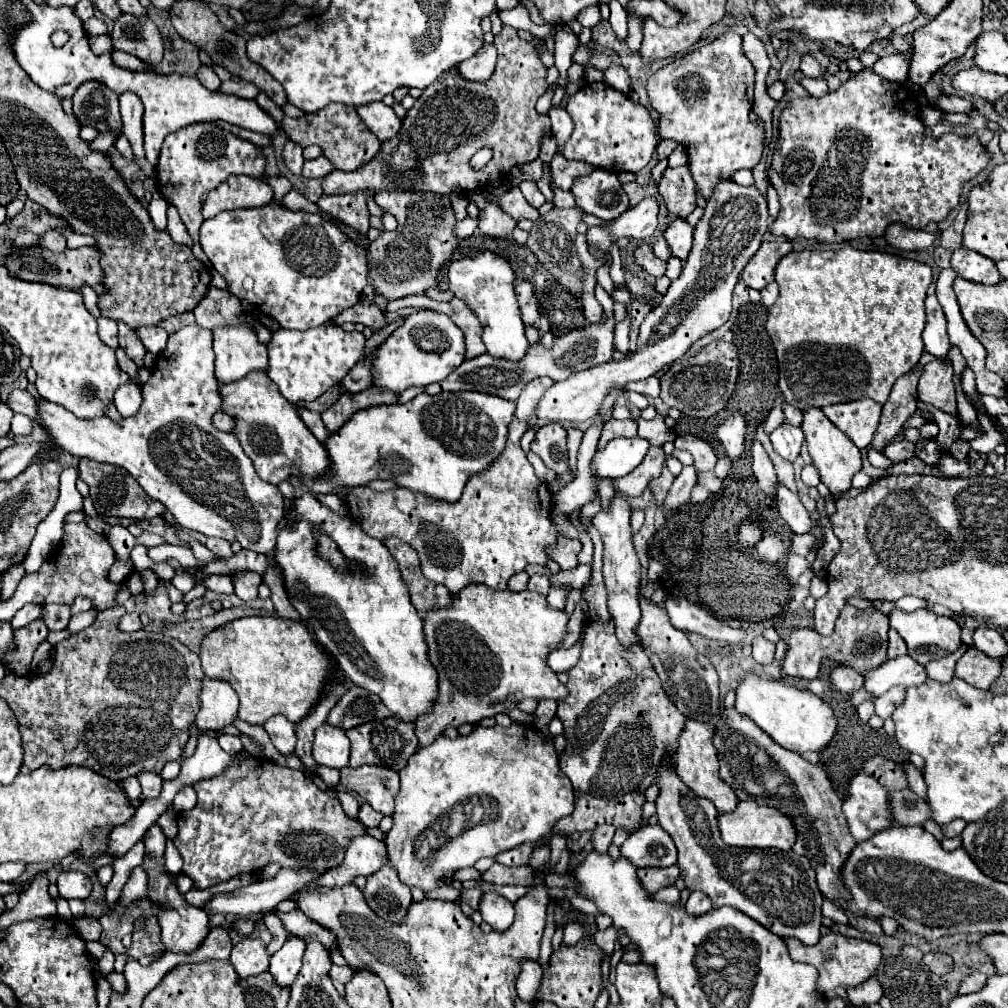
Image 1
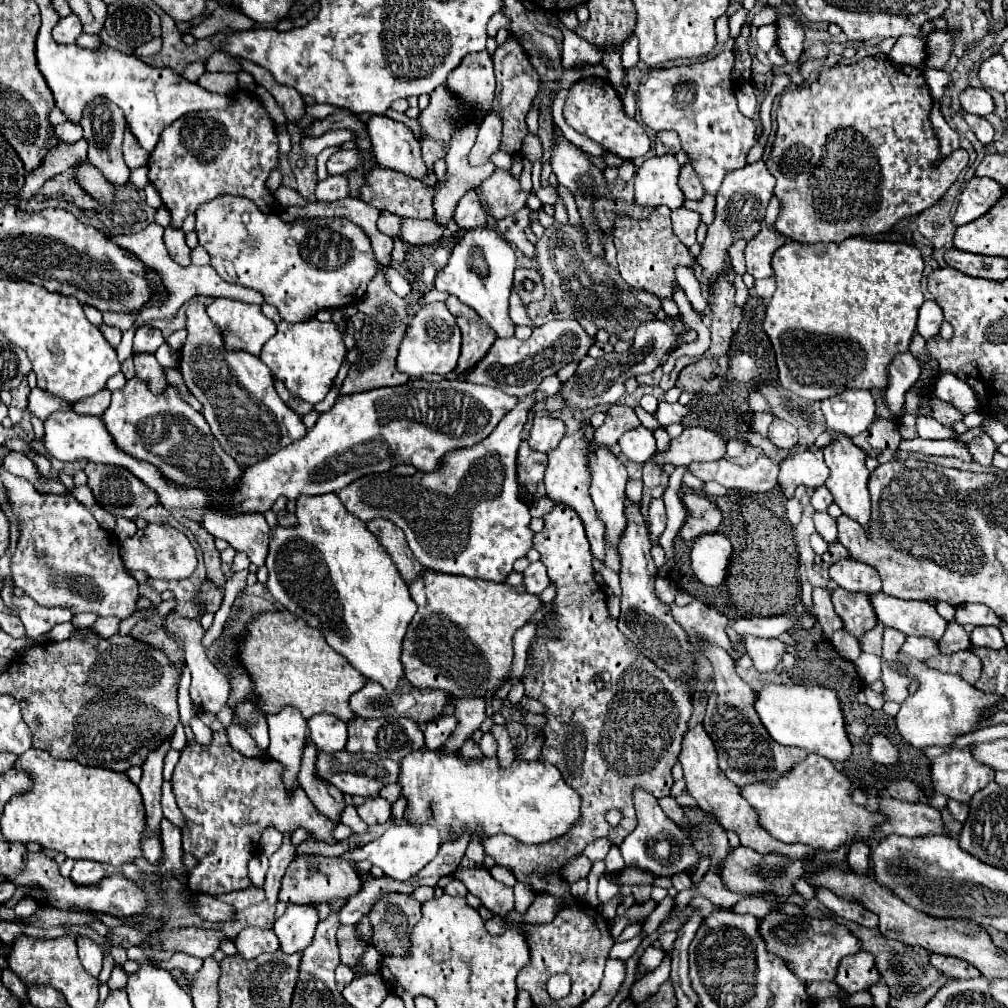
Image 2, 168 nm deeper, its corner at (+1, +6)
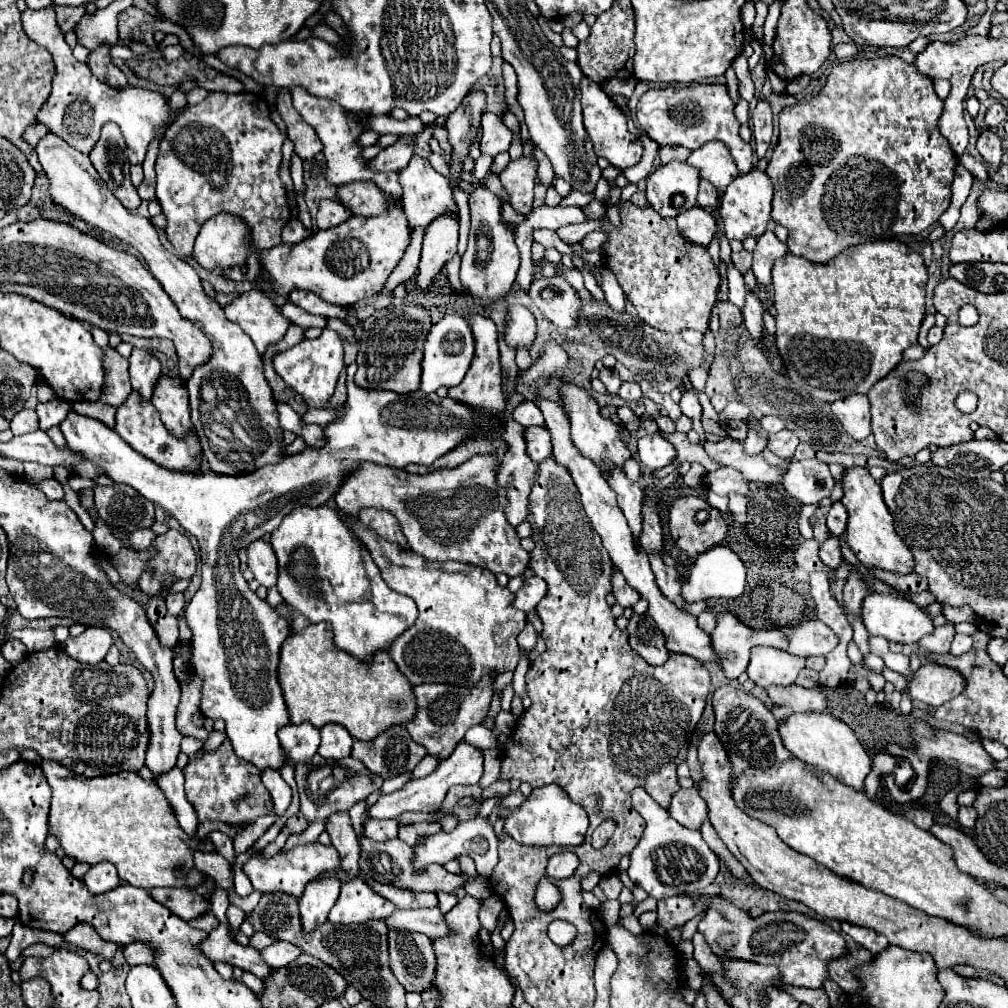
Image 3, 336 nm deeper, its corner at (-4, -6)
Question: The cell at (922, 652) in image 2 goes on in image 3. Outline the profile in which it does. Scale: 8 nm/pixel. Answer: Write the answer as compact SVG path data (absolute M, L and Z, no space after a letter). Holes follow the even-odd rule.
M945 622L943 626L937 626L931 634L927 634L921 642L917 642L917 656L921 660L927 660L925 656L929 652L949 652L951 640L955 636L955 624L953 622Z

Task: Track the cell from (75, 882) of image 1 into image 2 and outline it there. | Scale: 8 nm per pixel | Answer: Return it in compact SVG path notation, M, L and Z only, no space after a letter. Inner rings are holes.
M78 860L70 872L70 878L76 886L98 884L104 876L106 876L106 870L100 862L86 862L86 860Z

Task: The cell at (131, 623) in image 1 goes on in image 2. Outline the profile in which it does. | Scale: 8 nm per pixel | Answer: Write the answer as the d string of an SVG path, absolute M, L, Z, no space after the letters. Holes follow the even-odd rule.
M106 616L106 618L98 618L92 626L94 634L102 634L102 638L108 638L112 634L116 634L120 628L120 618L116 616Z

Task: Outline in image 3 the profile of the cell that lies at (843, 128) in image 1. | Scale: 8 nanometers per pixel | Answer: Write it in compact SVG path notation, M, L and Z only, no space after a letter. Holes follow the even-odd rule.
M885 56L885 58L873 58L873 60L845 60L831 70L823 90L817 96L813 96L809 102L783 108L781 120L779 120L779 142L771 154L767 174L773 180L773 188L775 188L771 218L773 222L789 230L789 240L787 240L789 252L795 256L807 258L811 262L827 262L835 258L839 252L843 252L843 248L863 244L863 242L875 242L881 238L889 240L901 234L921 234L933 222L937 222L939 216L949 208L951 182L955 176L955 166L959 162L947 138L939 134L937 120L941 110L943 110L943 100L935 94L933 78L927 78L915 68L915 64L909 64L897 56Z

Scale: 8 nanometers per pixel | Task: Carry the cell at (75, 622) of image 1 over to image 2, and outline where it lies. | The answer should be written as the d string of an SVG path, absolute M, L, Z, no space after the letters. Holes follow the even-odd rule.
M70 622L58 624L58 626L54 626L54 628L50 630L50 638L52 638L52 640L66 640L66 638L72 636L72 630L74 630L74 626L72 626Z

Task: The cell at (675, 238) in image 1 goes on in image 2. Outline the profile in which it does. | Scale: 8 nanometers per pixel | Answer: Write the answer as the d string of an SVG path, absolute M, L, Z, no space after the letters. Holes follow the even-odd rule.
M680 206L678 210L672 210L672 230L684 246L690 248L692 244L696 244L698 224L700 224L700 216L696 212L686 210L684 206Z

